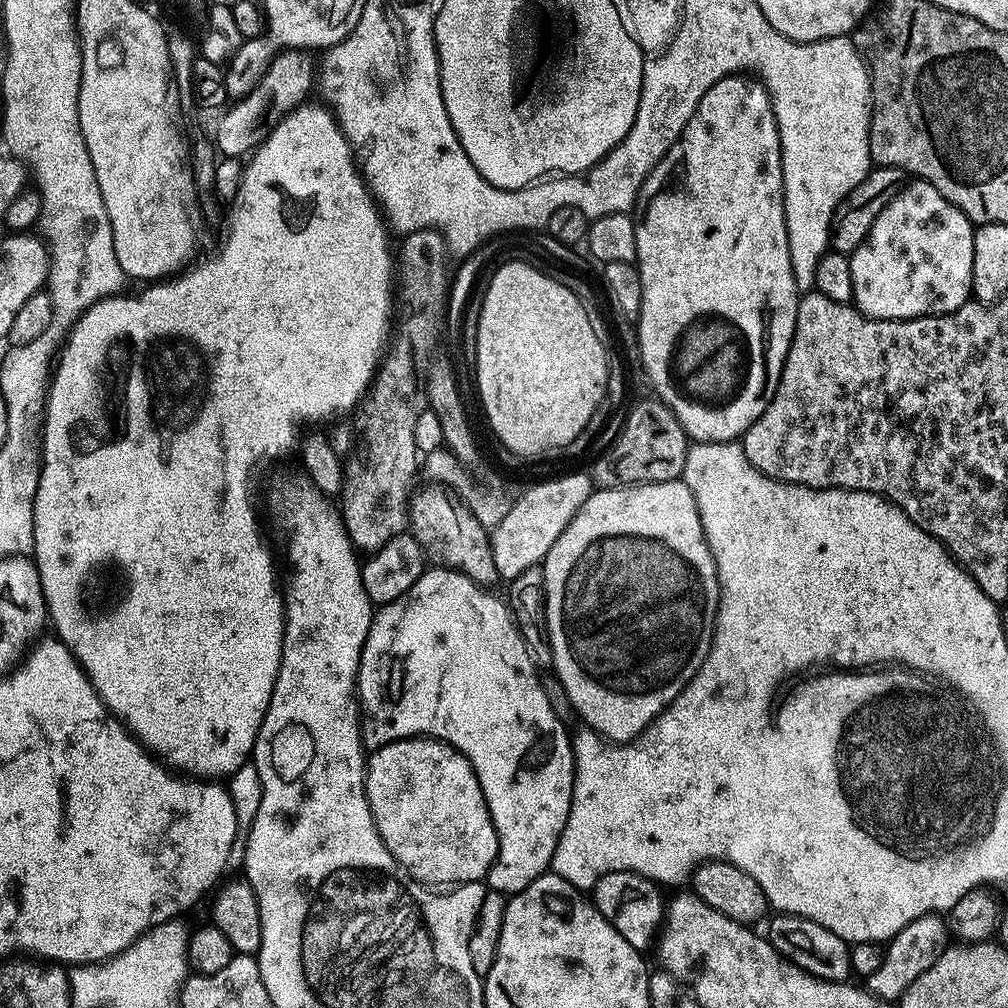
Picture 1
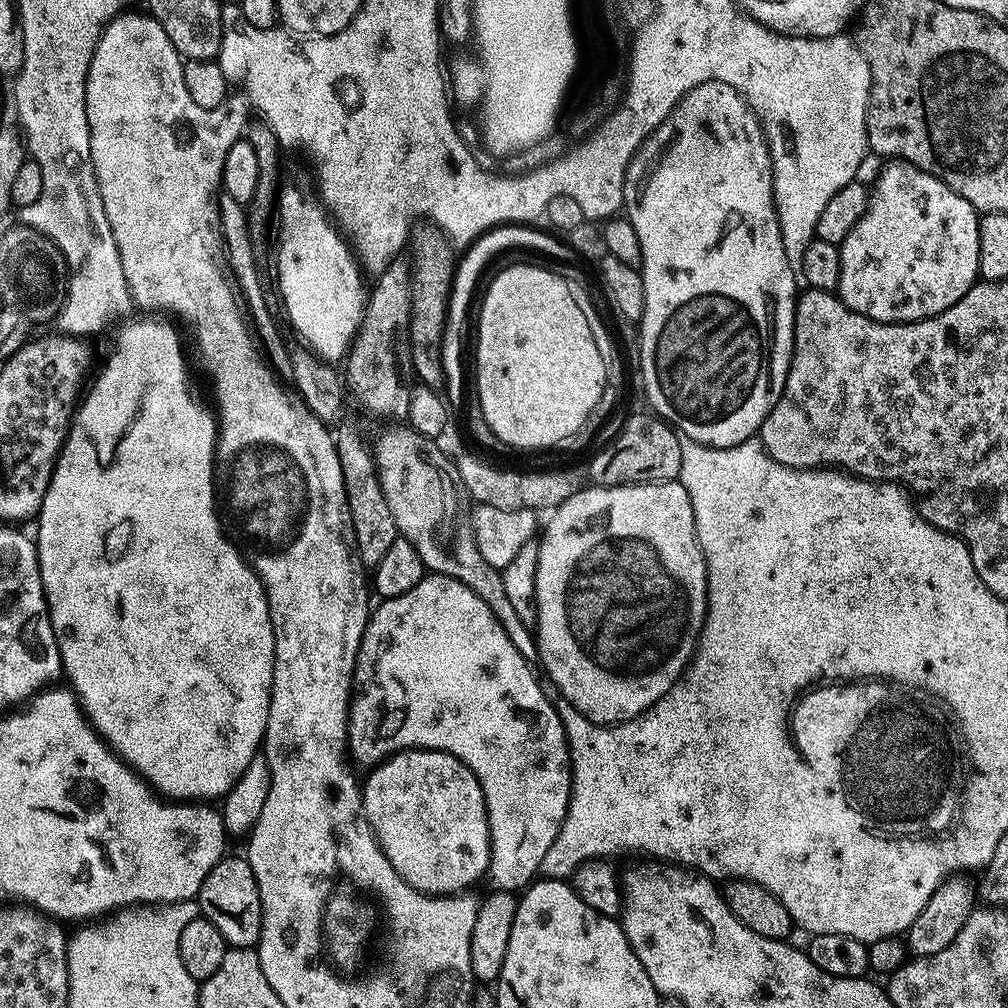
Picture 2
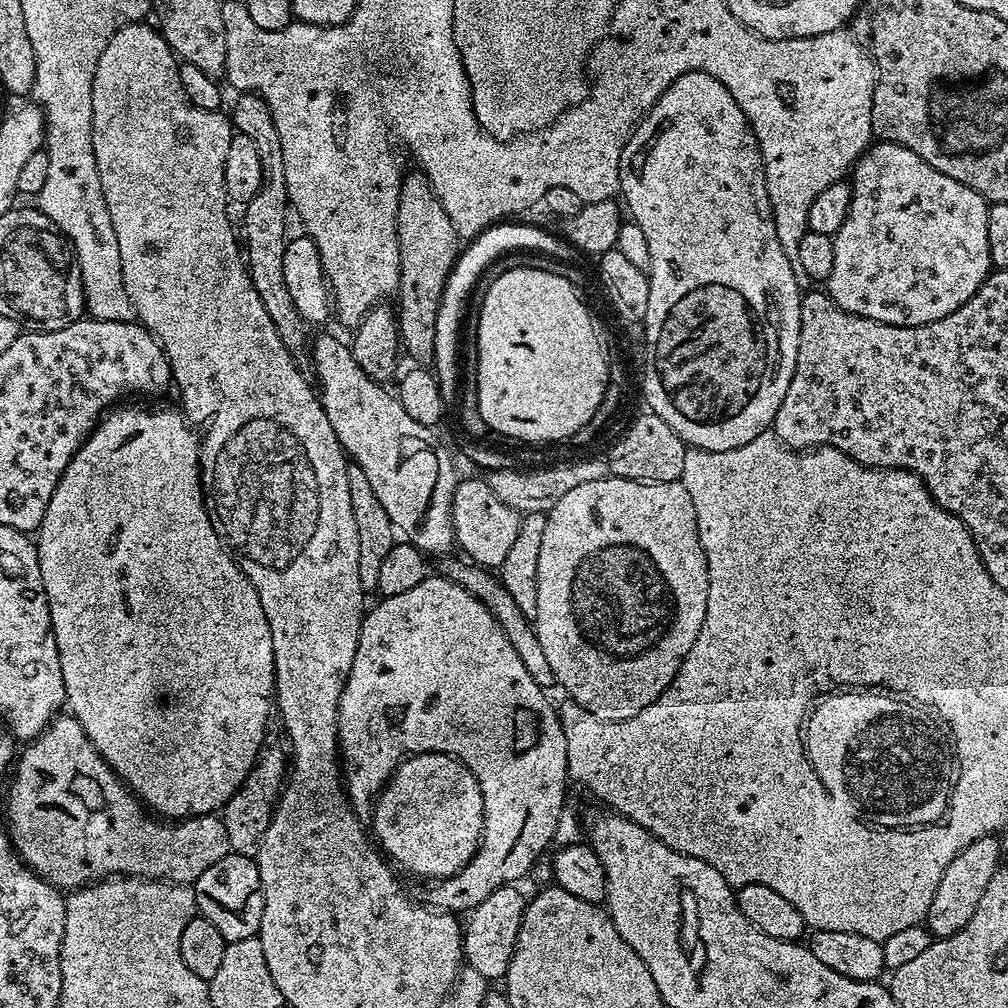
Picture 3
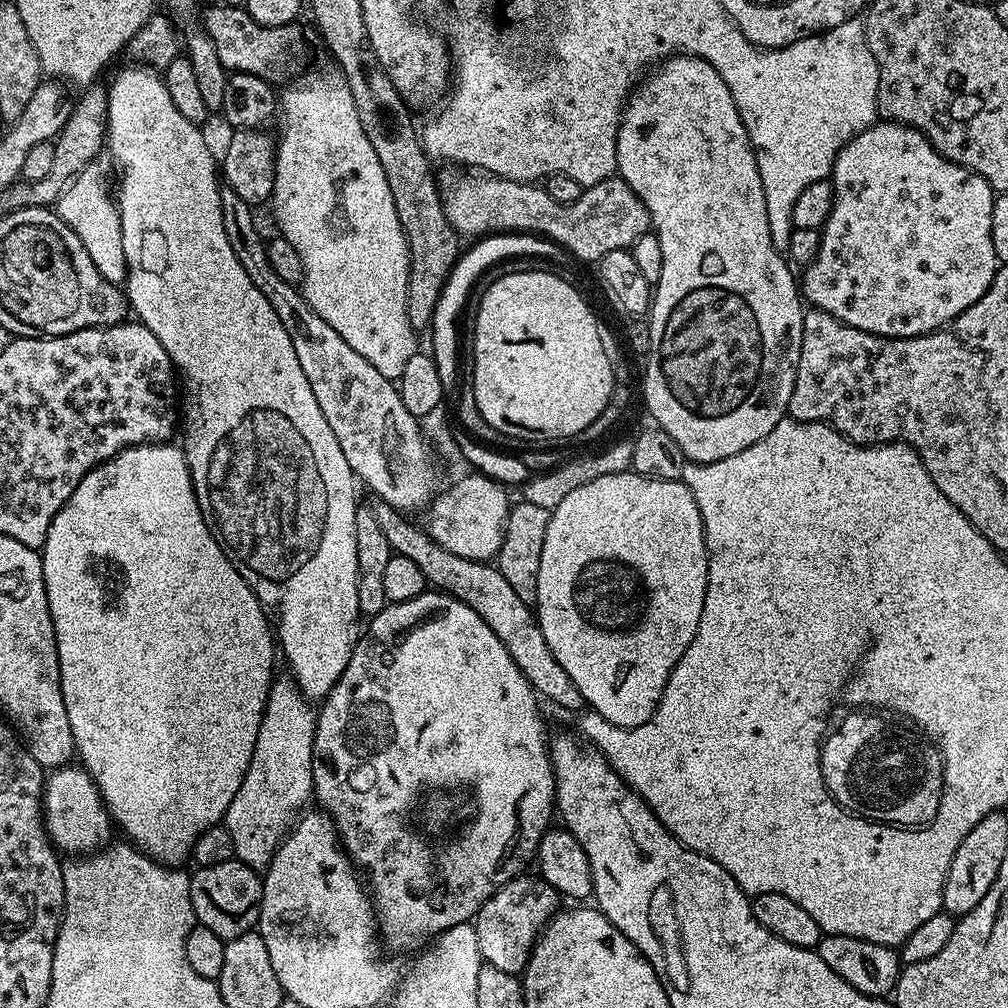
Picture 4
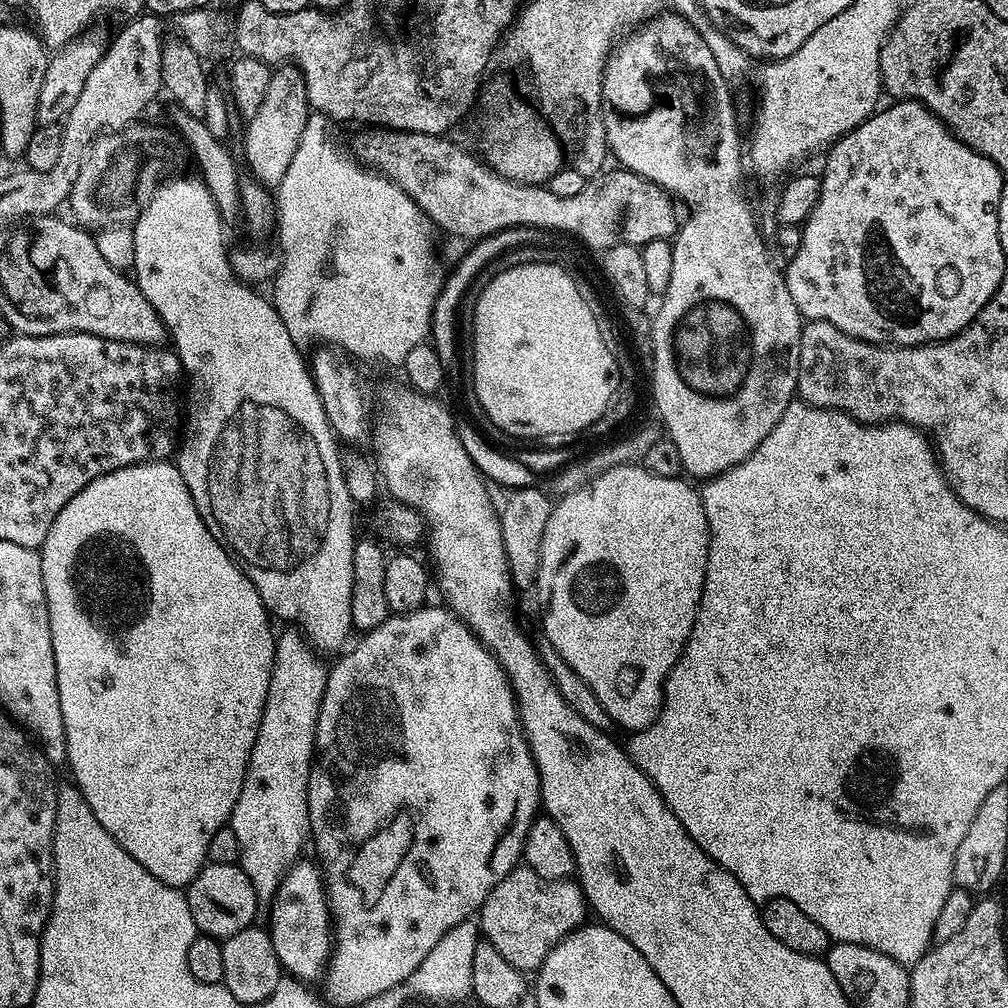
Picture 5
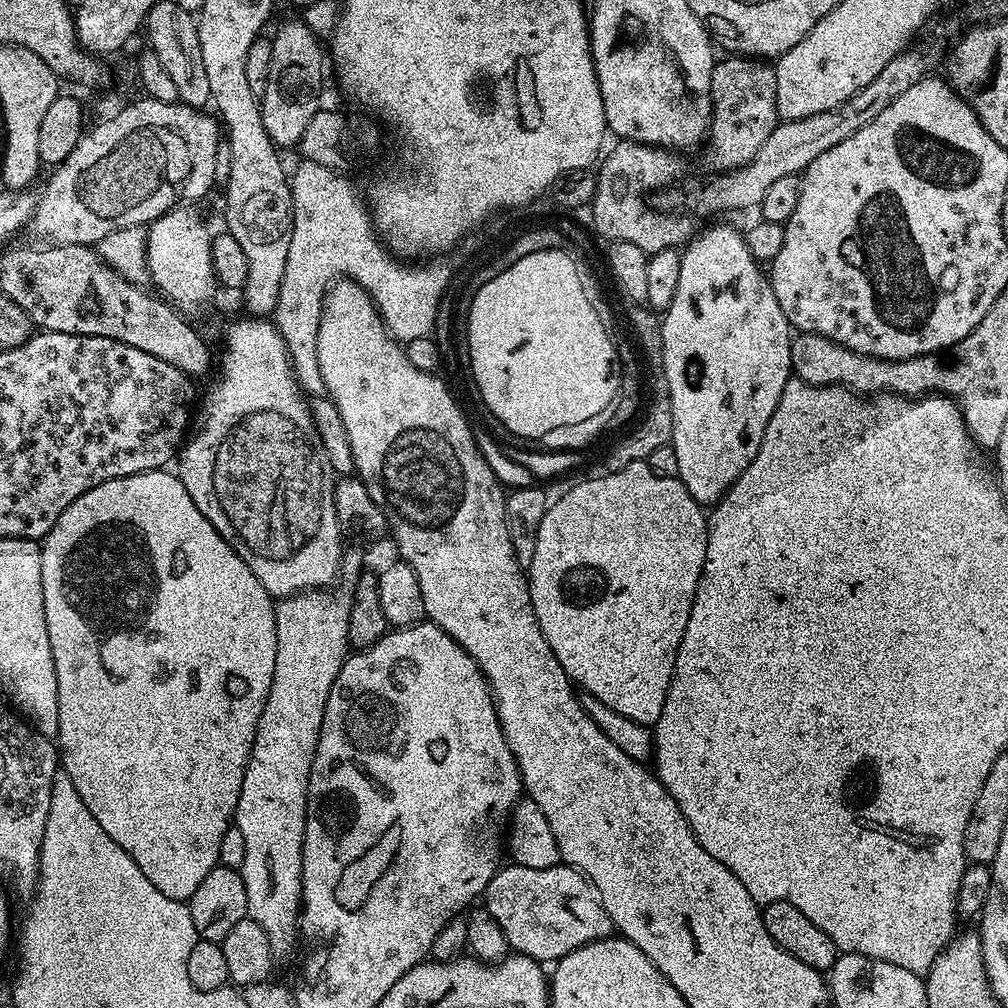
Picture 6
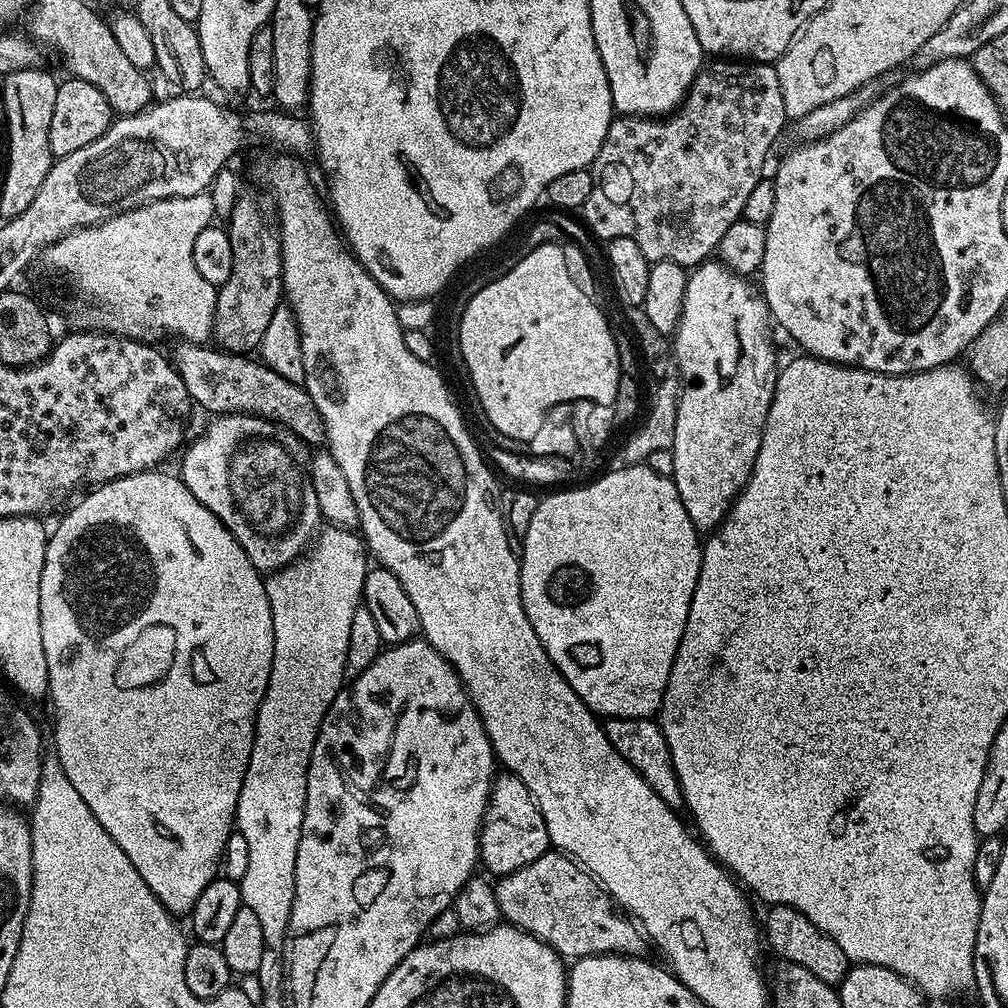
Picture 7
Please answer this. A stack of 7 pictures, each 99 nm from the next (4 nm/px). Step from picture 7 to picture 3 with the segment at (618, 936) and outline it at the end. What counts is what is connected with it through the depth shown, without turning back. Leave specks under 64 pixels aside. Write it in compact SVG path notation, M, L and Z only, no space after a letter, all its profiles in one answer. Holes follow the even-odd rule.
M509 886L494 890L486 902L467 913L466 923L462 928L464 937L463 963L482 974L487 982L503 981L510 966L510 958L516 949L516 939L520 929L520 919L524 916L525 897L520 897L519 887Z

